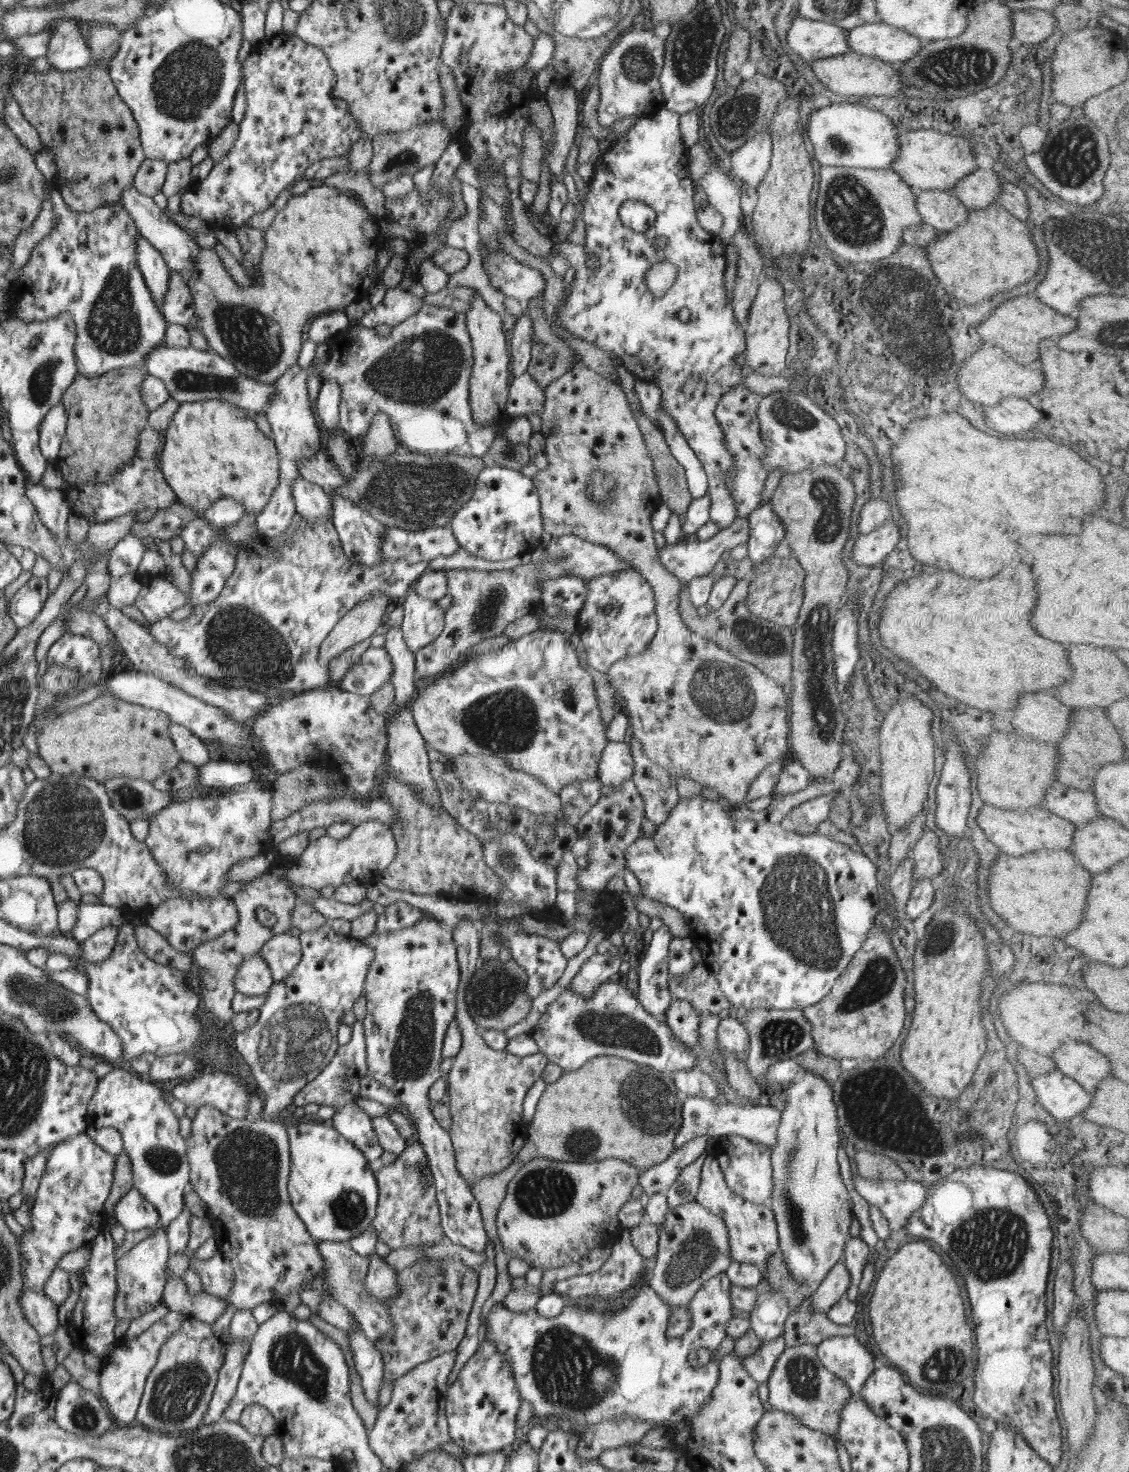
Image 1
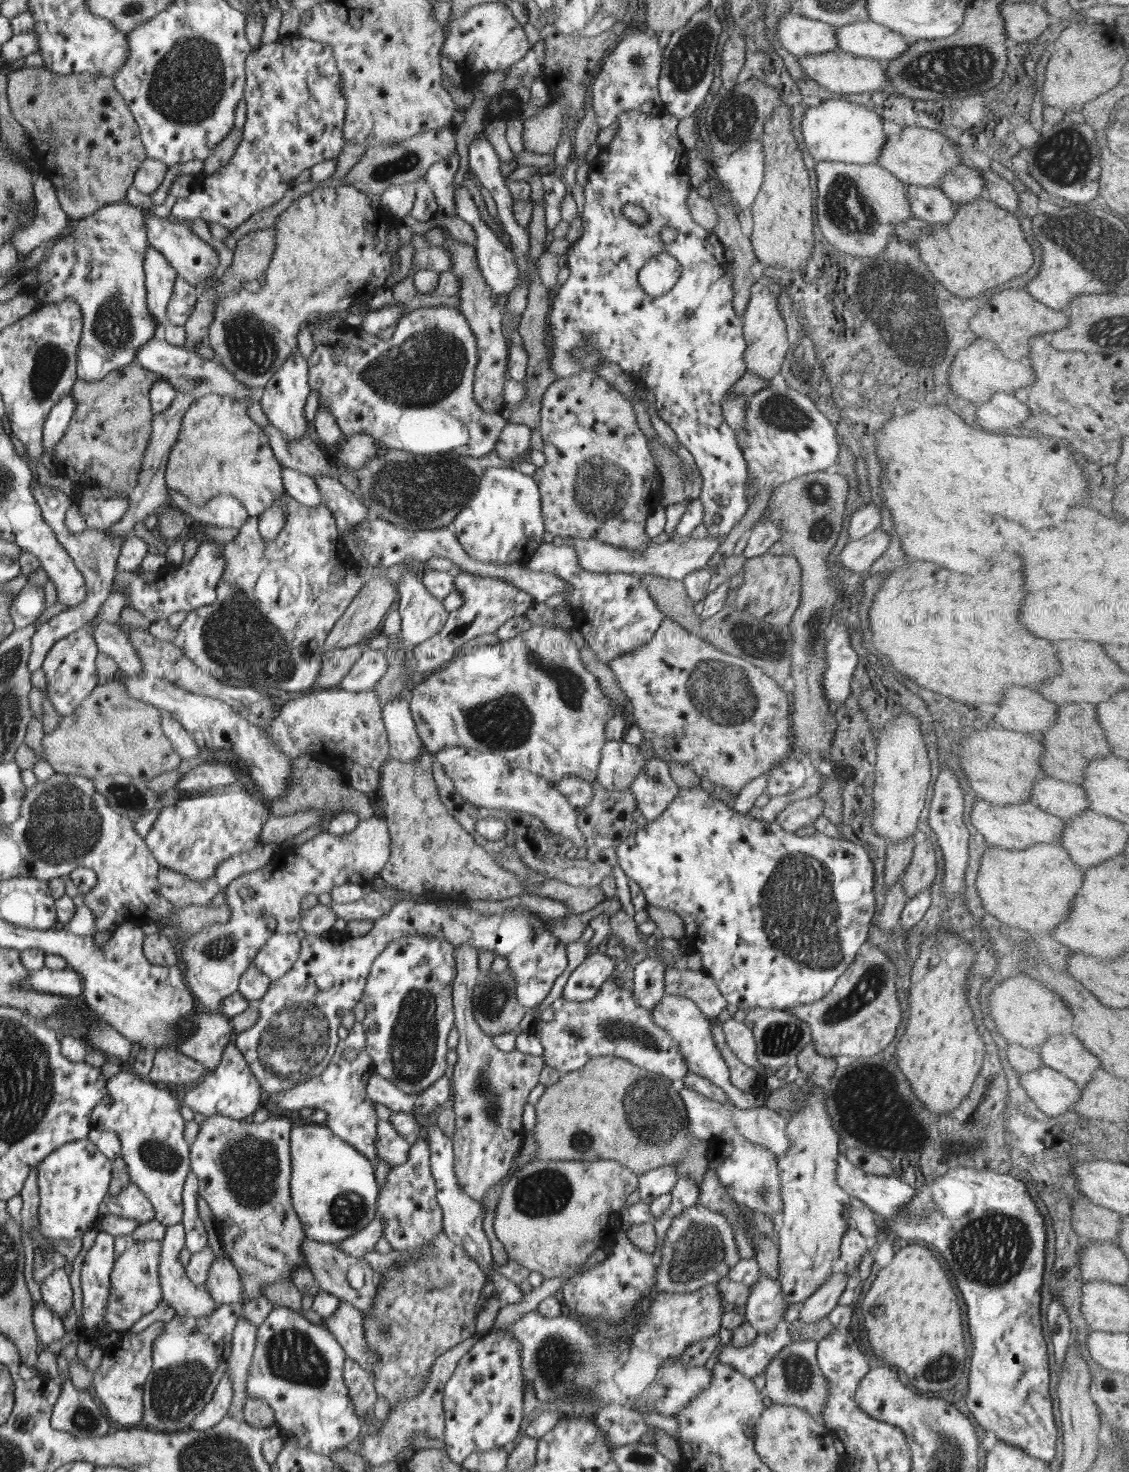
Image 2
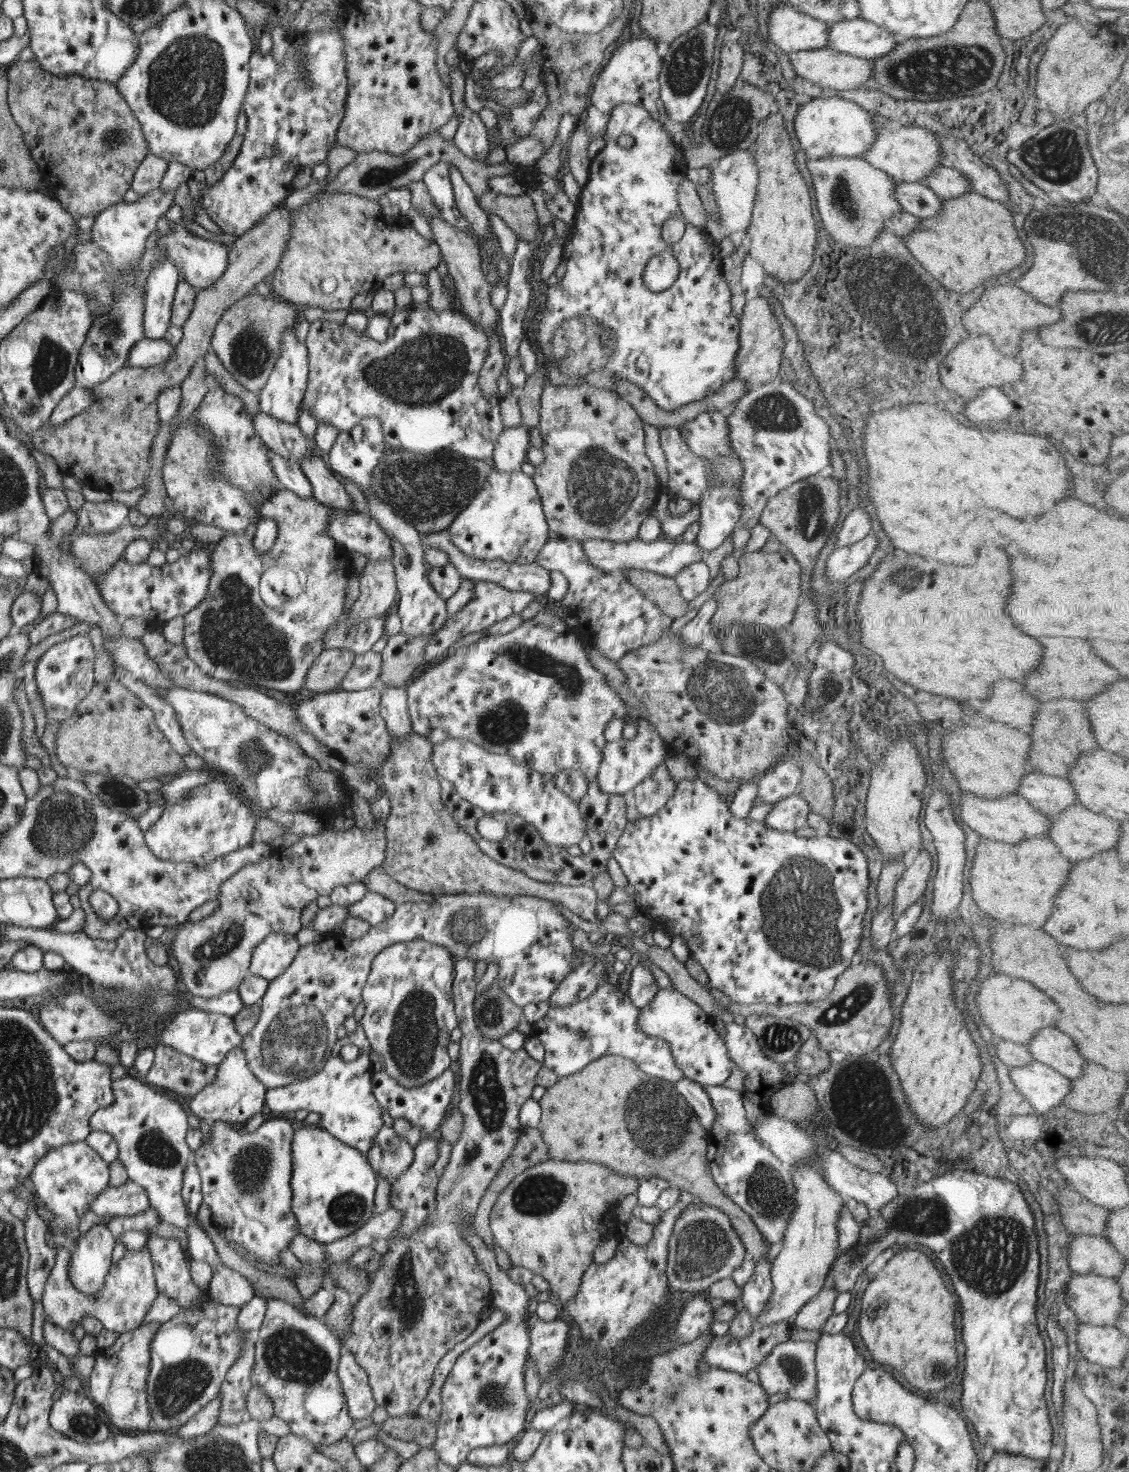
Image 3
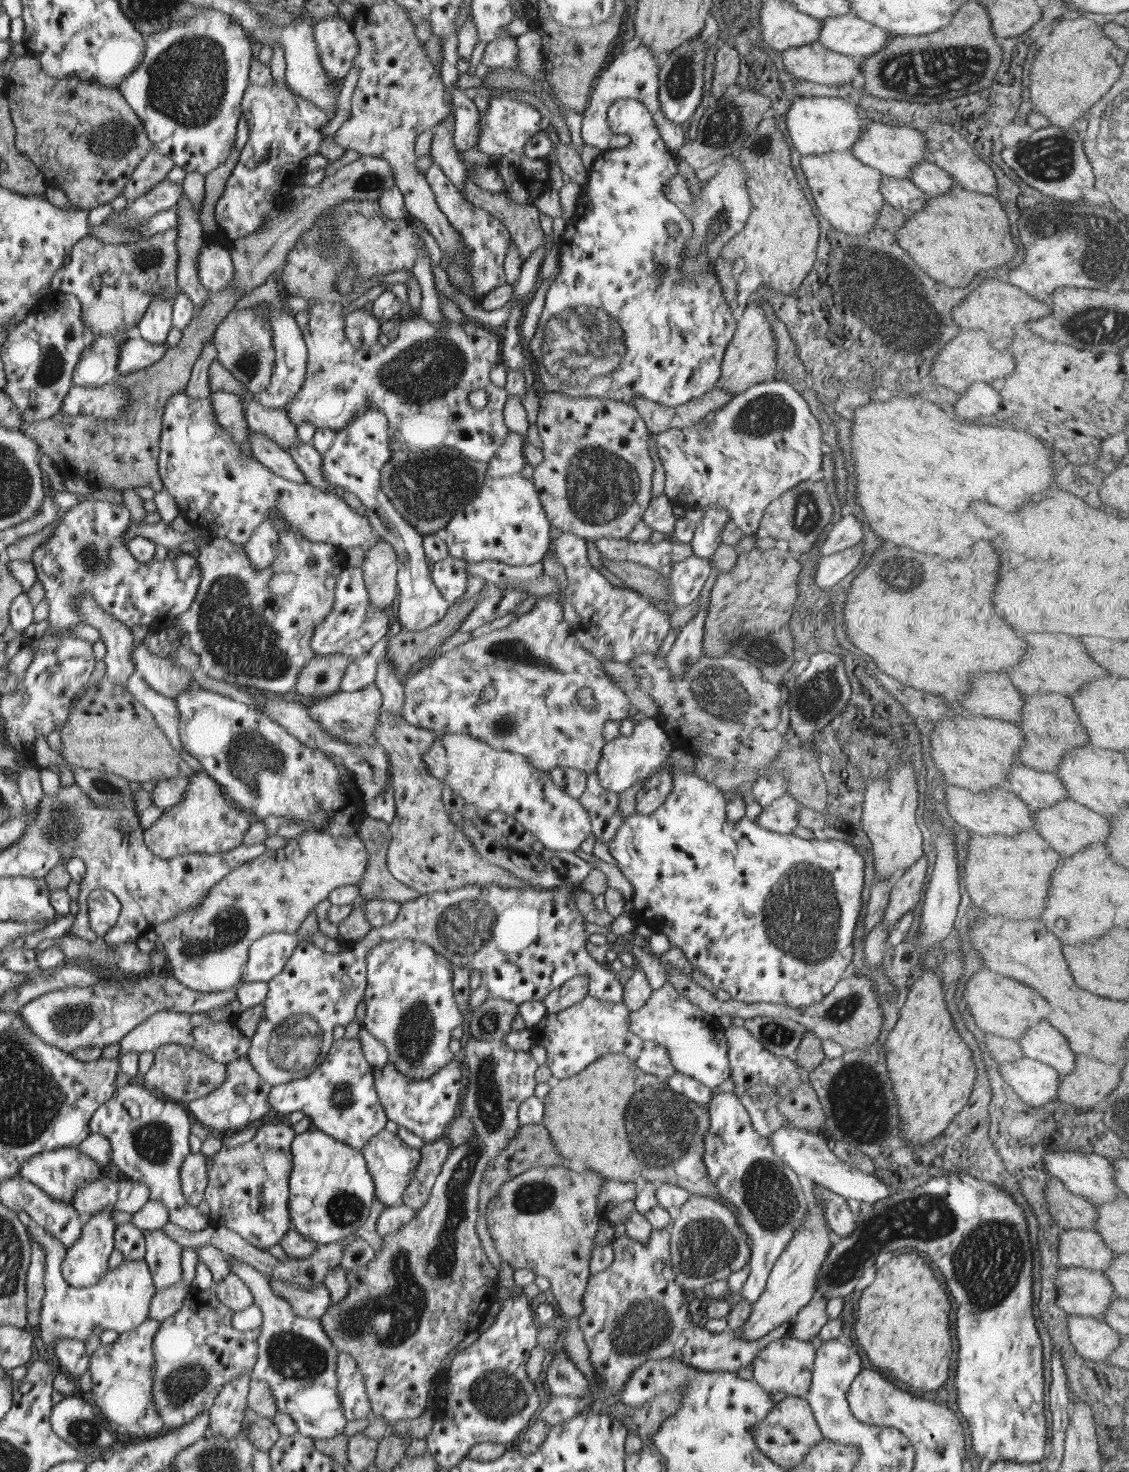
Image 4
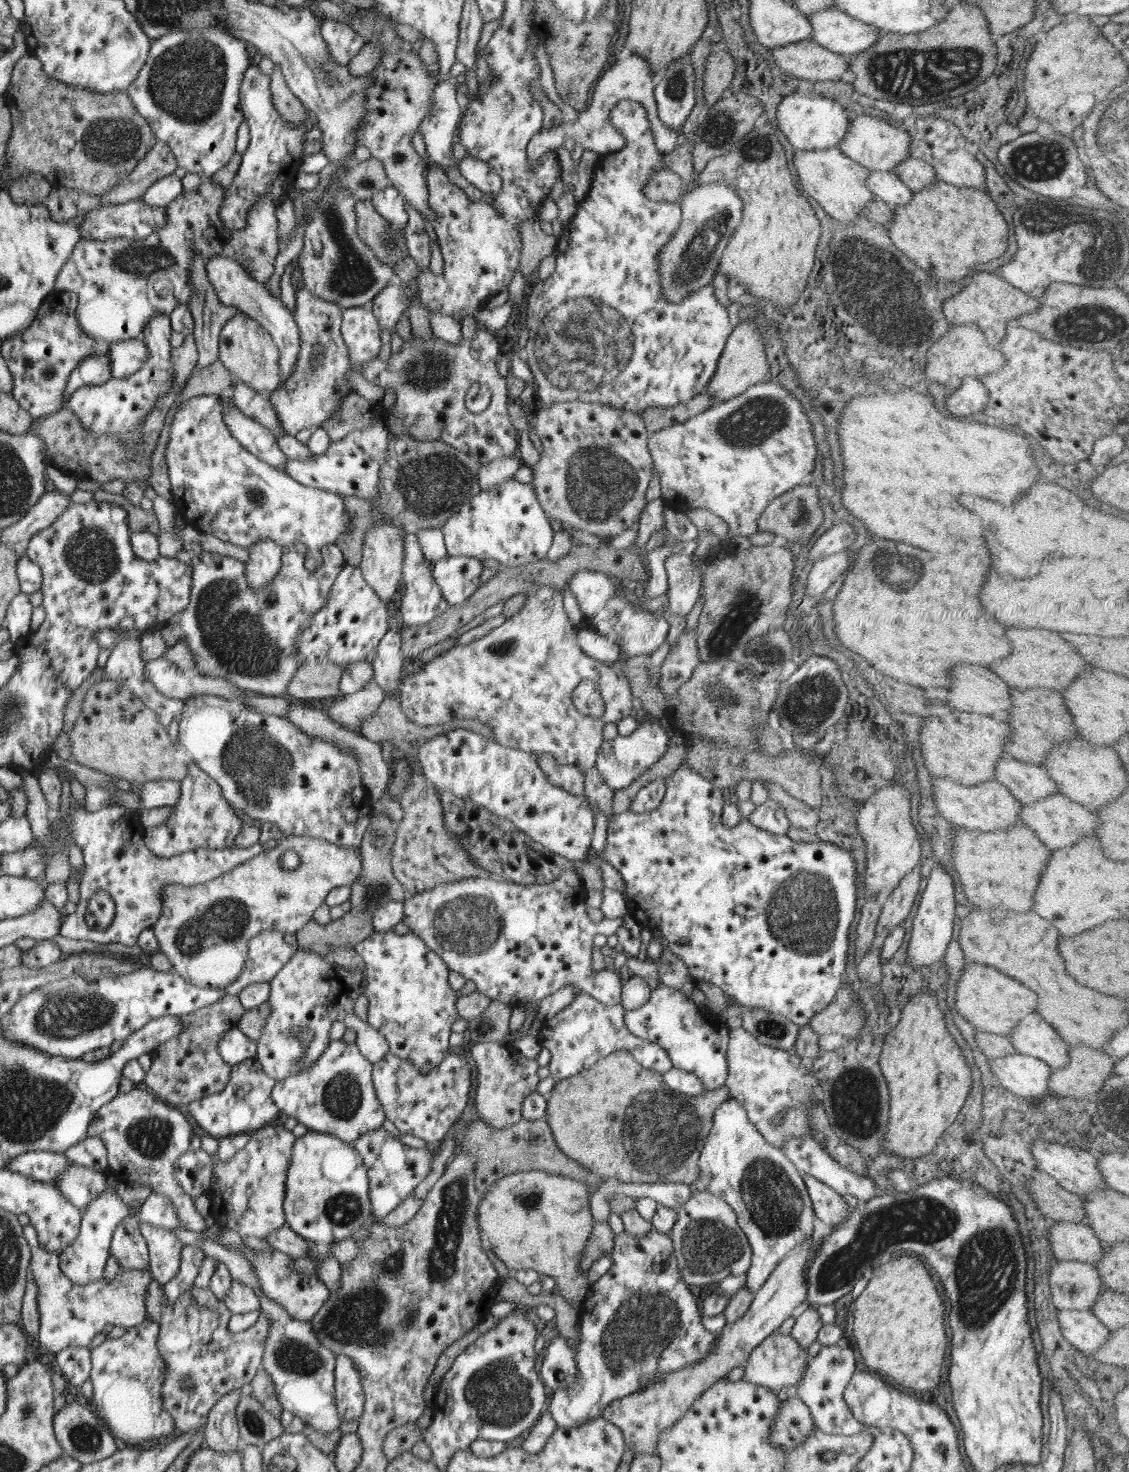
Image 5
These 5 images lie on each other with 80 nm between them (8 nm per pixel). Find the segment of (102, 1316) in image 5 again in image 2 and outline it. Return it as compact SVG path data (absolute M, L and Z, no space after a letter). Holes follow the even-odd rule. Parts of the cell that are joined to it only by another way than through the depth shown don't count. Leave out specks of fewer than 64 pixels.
M148 1239L130 1243L128 1248L115 1259L115 1266L111 1272L111 1296L105 1314L108 1330L122 1333L130 1330L136 1322L150 1314L162 1302L160 1249L162 1249L160 1241ZM59 1268L48 1275L42 1281L41 1294L43 1301L52 1309L52 1312L63 1320L73 1303L68 1273Z

